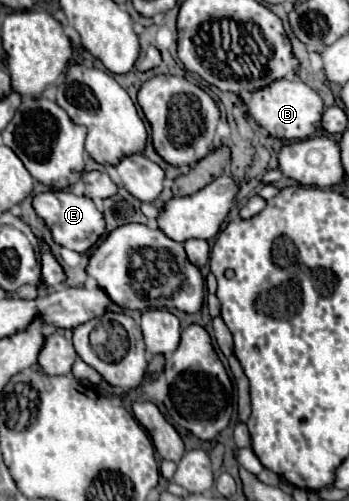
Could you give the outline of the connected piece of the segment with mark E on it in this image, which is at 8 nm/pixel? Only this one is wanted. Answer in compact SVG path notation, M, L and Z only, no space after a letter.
M45 191L33 195L33 209L49 227L53 241L73 249L77 253L85 253L105 231L103 215L99 215L95 203L85 195L73 195L71 191Z

